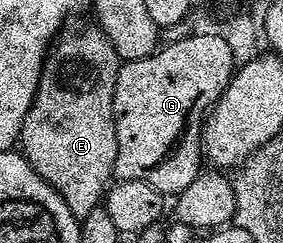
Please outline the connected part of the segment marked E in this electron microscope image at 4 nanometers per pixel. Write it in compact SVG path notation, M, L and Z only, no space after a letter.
M73 23L63 26L58 32L56 42L51 46L42 65L36 97L24 117L20 151L26 156L32 169L36 169L36 173L40 173L40 177L44 177L44 181L48 181L48 185L52 185L52 189L56 189L56 193L64 197L64 205L68 205L68 209L72 209L72 213L80 221L103 202L114 175L118 142L112 97L116 89L120 60L101 27Z

